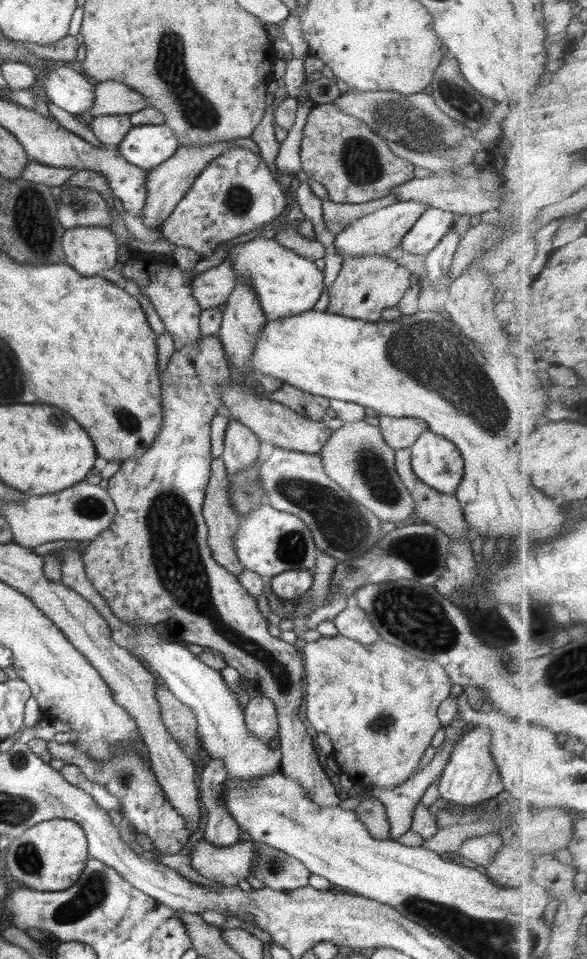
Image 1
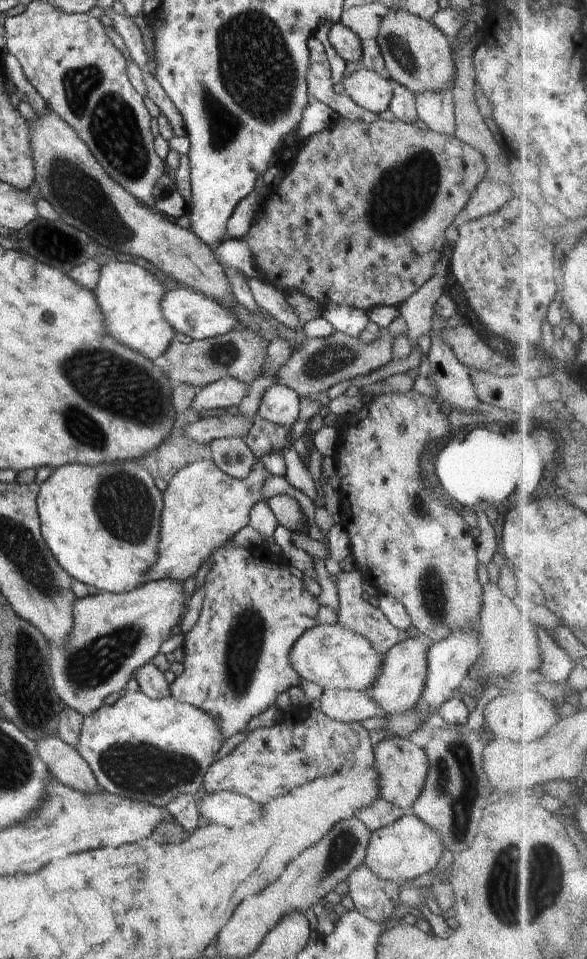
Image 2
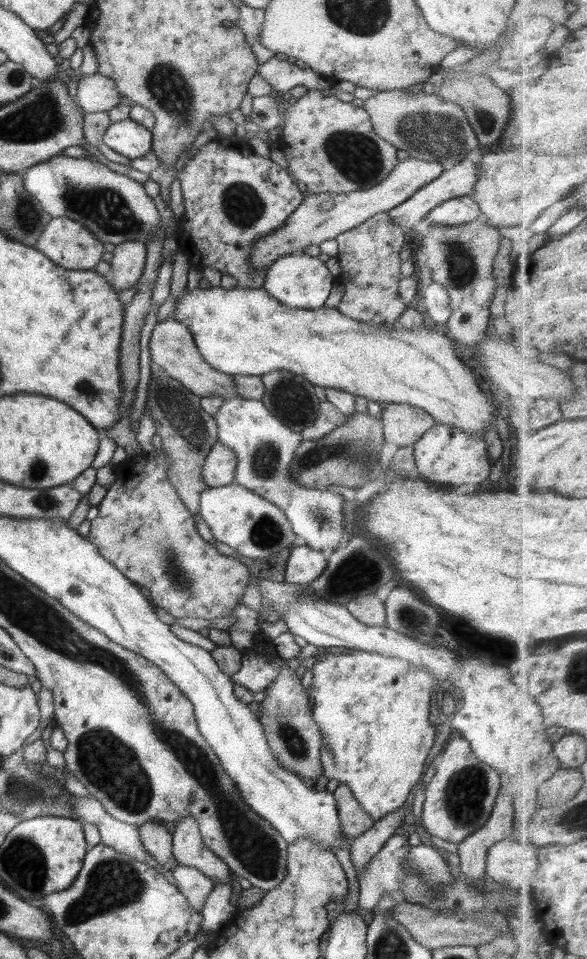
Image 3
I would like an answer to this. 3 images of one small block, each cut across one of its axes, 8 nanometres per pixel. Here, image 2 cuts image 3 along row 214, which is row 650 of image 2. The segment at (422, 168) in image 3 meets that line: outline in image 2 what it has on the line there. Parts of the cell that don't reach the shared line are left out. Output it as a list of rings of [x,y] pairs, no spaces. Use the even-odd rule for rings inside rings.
[[[340,624],[308,629],[289,652],[289,663],[301,680],[317,684],[323,690],[366,691],[379,673],[382,661],[383,657],[375,652],[368,640]]]

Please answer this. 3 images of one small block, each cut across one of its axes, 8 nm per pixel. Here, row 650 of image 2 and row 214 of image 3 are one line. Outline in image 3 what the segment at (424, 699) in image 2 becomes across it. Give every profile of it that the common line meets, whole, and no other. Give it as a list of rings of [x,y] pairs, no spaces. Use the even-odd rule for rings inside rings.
[[[470,195],[448,199],[436,205],[426,215],[428,224],[448,224],[450,226],[460,226],[482,218],[478,203]]]

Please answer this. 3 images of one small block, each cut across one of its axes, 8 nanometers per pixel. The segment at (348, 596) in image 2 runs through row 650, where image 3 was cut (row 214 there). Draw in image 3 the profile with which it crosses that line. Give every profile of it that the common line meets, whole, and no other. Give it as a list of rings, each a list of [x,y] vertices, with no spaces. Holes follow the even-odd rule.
[[[380,212],[335,239],[337,258],[341,264],[339,281],[344,284],[344,295],[337,309],[354,320],[369,325],[394,325],[408,308],[399,295],[401,259],[398,256],[404,245],[404,228],[394,224],[387,212]]]

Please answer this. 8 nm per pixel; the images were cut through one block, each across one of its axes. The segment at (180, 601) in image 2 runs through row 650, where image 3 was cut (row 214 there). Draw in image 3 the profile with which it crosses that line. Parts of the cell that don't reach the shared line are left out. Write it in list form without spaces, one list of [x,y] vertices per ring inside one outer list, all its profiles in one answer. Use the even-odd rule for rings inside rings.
[[[61,153],[32,166],[22,177],[28,194],[41,202],[44,212],[51,218],[71,218],[103,243],[120,245],[126,241],[138,241],[145,246],[161,227],[159,208],[144,190],[144,185],[112,172],[98,161],[67,157]]]

